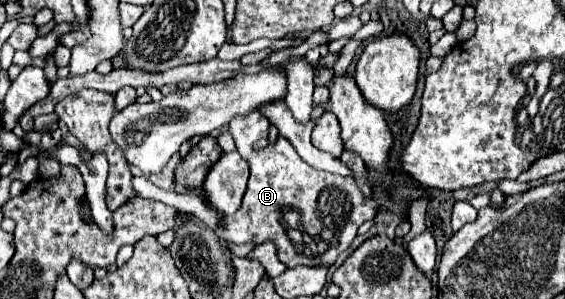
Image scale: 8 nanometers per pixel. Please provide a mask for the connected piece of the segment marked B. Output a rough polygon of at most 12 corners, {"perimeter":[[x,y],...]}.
{"perimeter":[[259,111],[229,123],[251,177],[233,243],[333,265],[379,203],[311,169]]}

